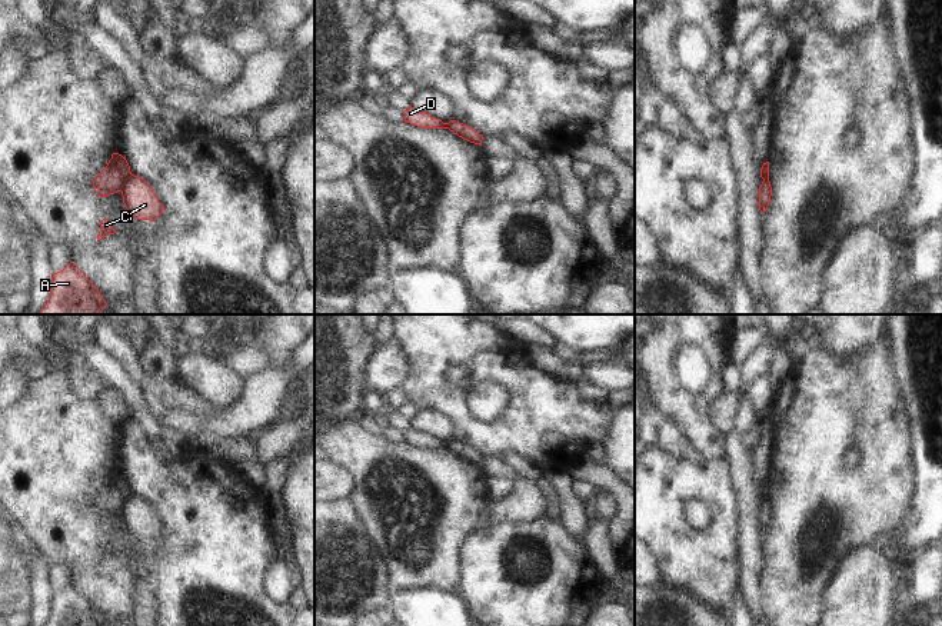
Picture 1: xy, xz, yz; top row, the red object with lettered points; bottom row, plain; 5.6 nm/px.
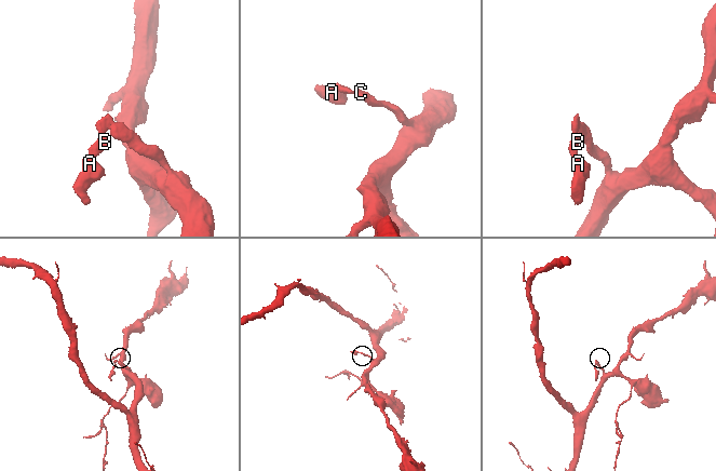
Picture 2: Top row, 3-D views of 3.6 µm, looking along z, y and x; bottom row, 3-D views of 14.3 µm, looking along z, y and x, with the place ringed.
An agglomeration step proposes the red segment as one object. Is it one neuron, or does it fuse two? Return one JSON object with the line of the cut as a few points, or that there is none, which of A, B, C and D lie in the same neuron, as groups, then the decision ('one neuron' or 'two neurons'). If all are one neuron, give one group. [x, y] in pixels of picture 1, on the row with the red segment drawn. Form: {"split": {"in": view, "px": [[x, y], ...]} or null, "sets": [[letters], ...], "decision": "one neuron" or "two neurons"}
{"split": {"in": "xy", "px": [[132, 175], [120, 190]]}, "sets": [["A", "B", "D"], ["C"]], "decision": "two neurons"}

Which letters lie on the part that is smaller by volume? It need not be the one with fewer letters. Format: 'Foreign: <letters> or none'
Foreign: A, B, D

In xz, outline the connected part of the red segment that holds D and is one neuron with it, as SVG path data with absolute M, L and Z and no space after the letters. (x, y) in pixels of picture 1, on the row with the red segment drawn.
M412 106L407 110L405 110L403 114L405 123L410 123L422 129L446 129L447 124L436 117L432 117L426 111L420 111Z

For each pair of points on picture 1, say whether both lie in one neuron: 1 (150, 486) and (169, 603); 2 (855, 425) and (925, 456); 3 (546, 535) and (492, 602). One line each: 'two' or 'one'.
1: one
2: two
3: one

